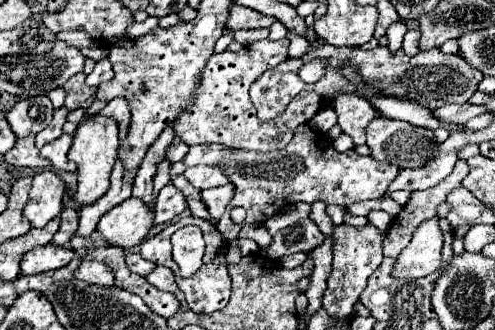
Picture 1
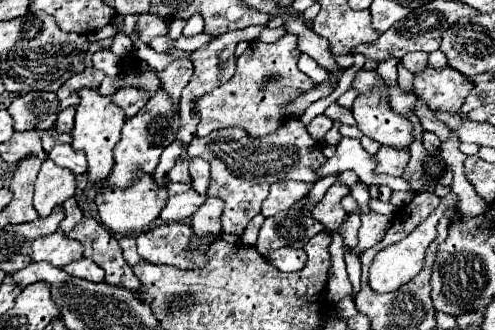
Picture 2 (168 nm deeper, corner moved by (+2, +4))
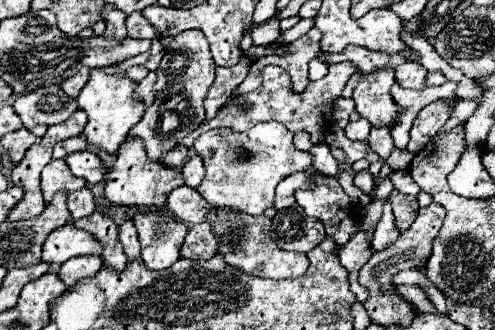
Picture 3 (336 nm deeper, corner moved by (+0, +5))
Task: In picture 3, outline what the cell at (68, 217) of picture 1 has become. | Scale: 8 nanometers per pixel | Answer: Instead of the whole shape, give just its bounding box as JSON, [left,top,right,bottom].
[67,188,95,220]

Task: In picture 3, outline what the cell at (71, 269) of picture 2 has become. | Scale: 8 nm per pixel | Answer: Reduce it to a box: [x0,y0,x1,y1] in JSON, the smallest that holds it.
[59,256,103,286]

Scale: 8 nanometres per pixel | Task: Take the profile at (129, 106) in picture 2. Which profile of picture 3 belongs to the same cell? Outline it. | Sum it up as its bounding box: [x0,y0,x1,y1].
[135,72,157,106]

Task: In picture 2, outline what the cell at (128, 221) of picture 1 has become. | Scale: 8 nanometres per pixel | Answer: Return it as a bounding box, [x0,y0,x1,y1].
[95,177,167,235]

